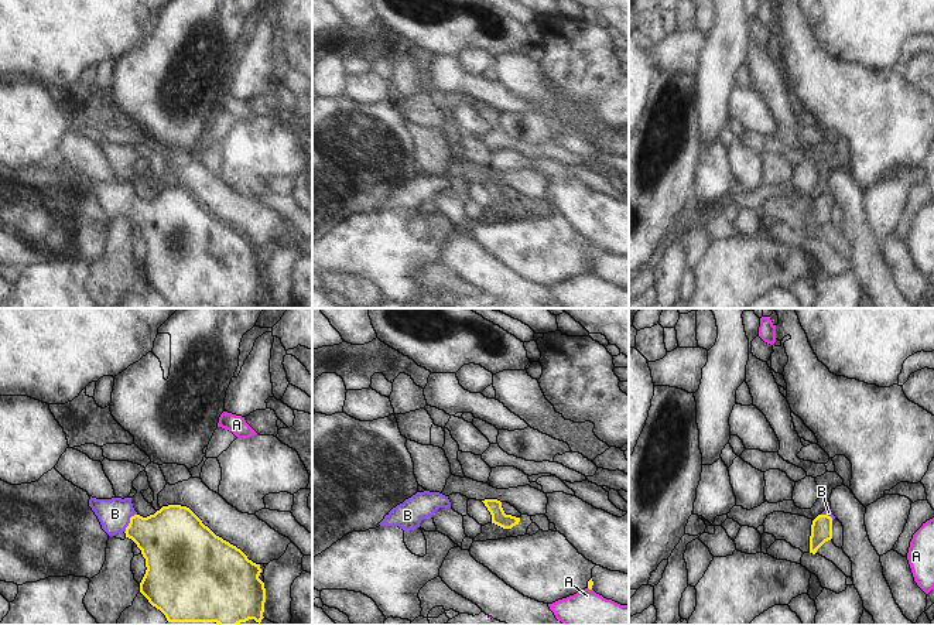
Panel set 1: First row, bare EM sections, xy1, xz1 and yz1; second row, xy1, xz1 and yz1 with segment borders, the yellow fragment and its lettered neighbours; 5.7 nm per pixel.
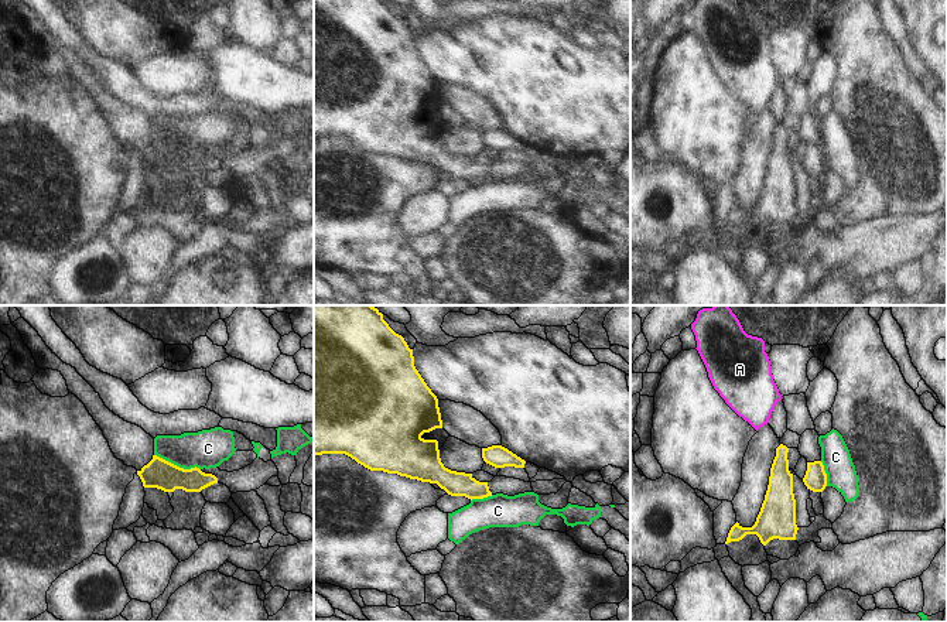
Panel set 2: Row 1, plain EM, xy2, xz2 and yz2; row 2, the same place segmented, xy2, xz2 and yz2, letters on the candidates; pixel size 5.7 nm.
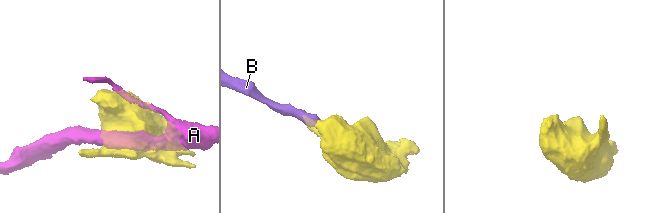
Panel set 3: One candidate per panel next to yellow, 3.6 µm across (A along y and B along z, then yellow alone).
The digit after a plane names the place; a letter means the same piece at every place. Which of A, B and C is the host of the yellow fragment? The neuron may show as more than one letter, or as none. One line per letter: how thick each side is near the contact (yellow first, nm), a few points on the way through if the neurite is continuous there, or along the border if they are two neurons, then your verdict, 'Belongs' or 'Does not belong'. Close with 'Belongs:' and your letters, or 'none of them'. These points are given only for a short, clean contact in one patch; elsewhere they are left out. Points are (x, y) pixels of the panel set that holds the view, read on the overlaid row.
A: Thickness 30 nm (yellow) against 320 nm. Does not belong
B: Thickness 360 nm (yellow) against 180 nm. Path across: xy1 (170, 540), (140, 530), (130, 522), (115, 513). Belongs
C: Thickness 170 nm (yellow) against 220 nm. Boundary: xy2 (154, 454), (180, 467), (197, 467), (200, 470). Does not belong
Belongs: B

